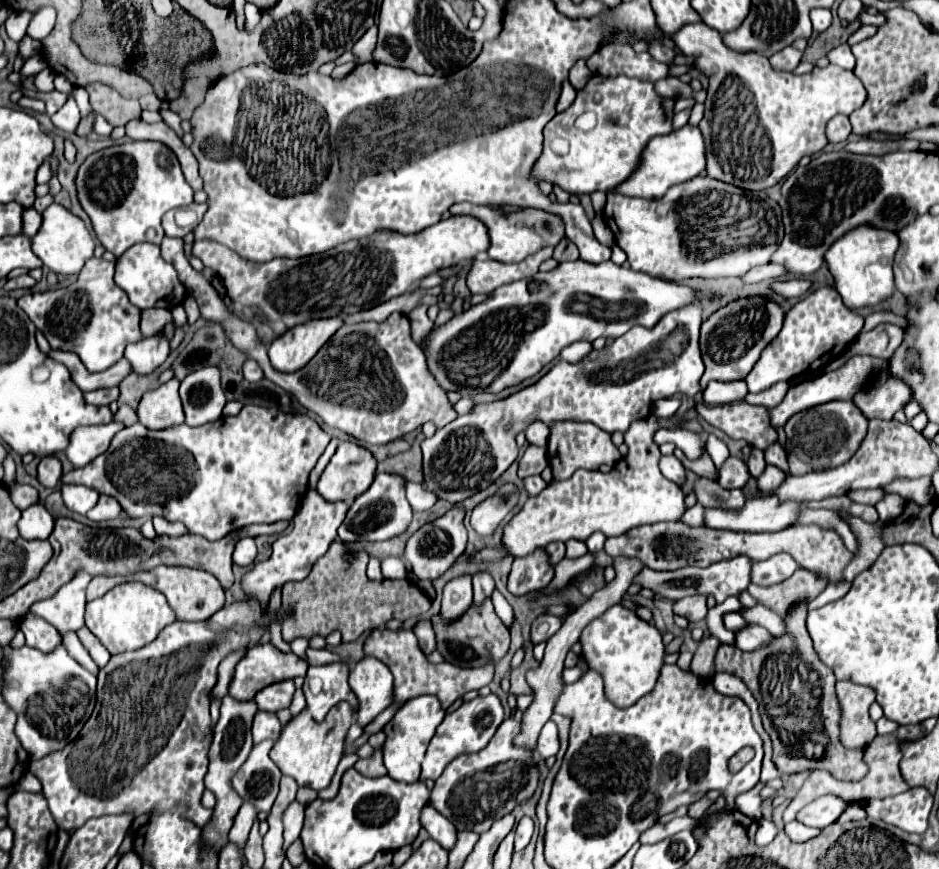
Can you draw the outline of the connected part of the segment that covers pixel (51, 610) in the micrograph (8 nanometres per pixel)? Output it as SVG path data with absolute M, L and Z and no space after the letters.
M78 572L72 582L62 586L52 598L36 602L32 612L58 628L60 634L84 626L84 606L86 606L86 586L92 580L86 572Z

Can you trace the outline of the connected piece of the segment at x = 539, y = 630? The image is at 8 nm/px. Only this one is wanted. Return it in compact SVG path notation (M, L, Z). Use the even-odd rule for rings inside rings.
M548 614L538 616L538 618L532 622L532 626L530 626L530 640L532 640L532 644L546 642L552 634L558 632L560 626L562 626L562 622L560 622L558 616L548 616Z

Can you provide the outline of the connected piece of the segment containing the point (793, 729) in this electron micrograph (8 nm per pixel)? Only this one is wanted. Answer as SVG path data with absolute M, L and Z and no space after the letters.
M798 568L784 582L778 582L768 588L750 584L748 594L754 596L762 606L774 610L786 622L788 632L780 638L774 636L774 640L770 640L770 644L766 644L766 648L758 648L754 652L742 652L732 644L720 644L720 648L716 652L716 672L734 674L734 676L742 678L744 684L750 688L750 692L754 694L754 698L760 704L762 724L772 738L774 762L784 774L792 774L792 772L800 772L800 770L808 770L808 768L824 768L838 780L860 780L862 776L866 776L866 770L868 770L866 764L862 762L862 750L846 750L838 740L840 706L838 706L836 696L832 694L832 686L834 686L836 678L834 678L832 670L826 668L826 664L822 664L818 660L818 656L812 648L810 634L804 624L804 614L808 612L806 600L816 598L816 594L822 592L827 584L826 578L820 577L814 572L806 572L806 568Z

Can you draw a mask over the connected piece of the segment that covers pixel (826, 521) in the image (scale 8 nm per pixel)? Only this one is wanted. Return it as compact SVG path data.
M806 508L806 512L802 512L802 516L798 516L798 524L804 524L804 526L816 524L824 530L838 532L842 538L846 538L850 534L848 526L834 510L810 510L810 508Z

